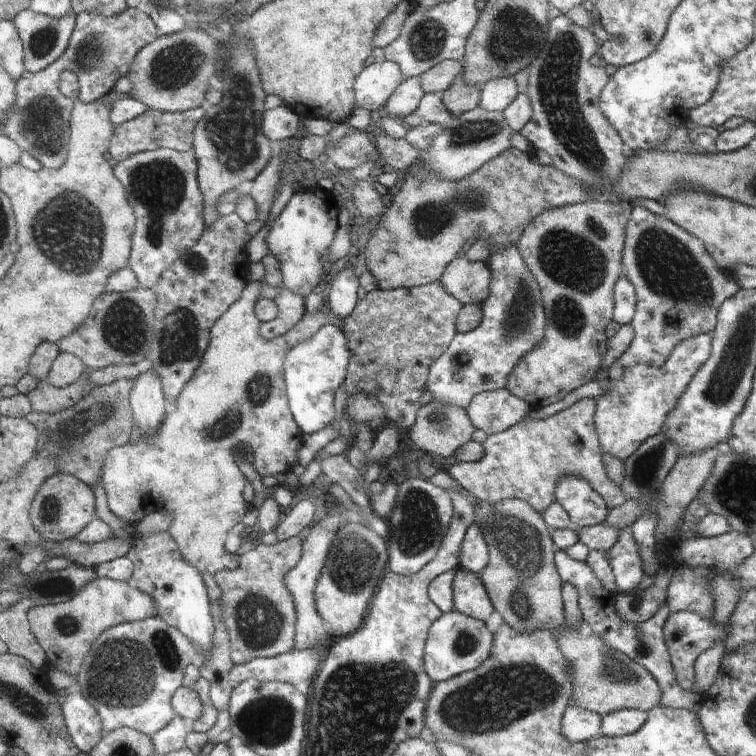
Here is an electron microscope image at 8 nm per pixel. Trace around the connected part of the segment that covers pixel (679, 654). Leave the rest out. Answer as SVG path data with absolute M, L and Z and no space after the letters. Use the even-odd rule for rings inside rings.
M681 611L672 613L663 628L663 640L668 646L668 652L672 668L675 669L675 676L688 691L695 688L697 682L697 663L698 660L707 653L707 651L717 642L724 641L729 636L731 630L731 618L724 626L715 624L715 619L707 620L698 616L698 614Z

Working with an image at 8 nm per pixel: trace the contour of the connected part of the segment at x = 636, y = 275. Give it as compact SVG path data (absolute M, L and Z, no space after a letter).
M640 206L630 210L622 264L624 275L638 296L635 317L630 324L636 336L619 358L623 367L636 364L663 366L671 357L677 343L701 333L711 334L715 331L720 308L740 290L734 278L715 266L702 241L687 234L662 215L653 214Z

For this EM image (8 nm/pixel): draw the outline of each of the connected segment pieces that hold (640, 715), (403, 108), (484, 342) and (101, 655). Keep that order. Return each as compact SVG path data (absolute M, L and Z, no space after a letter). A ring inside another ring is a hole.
M624 709L602 717L601 735L615 738L636 733L647 723L648 714L637 709Z
M411 77L404 80L397 90L392 92L382 112L401 122L417 110L424 96L420 78Z
M504 245L492 249L488 258L493 272L491 295L481 306L483 321L479 327L466 333L458 333L450 347L430 365L426 390L436 403L453 405L466 411L472 398L485 391L496 391L507 387L508 376L518 360L543 340L546 328L546 314L543 310L543 298L531 270L527 268L516 245Z
M157 616L122 623L109 627L95 641L77 673L75 688L96 710L104 731L114 731L124 727L152 737L175 719L171 697L182 687L186 669L195 665L196 661L195 648L191 642L178 629L168 625L166 621L159 620Z

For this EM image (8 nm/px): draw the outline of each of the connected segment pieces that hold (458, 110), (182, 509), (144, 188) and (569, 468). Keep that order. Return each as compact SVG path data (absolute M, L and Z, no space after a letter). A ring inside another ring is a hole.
M461 73L449 88L440 94L440 98L454 118L479 107L479 95L479 87L469 83Z
M248 282L238 301L211 328L210 343L194 376L200 384L196 384L192 390L182 390L174 410L166 412L157 431L149 436L149 441L142 440L141 436L136 444L128 442L112 449L107 453L106 466L102 469L102 487L107 494L109 510L124 522L133 523L139 523L153 511L168 512L172 520L167 534L174 540L184 562L192 564L200 574L208 572L215 576L220 571L234 571L239 566L239 559L224 550L230 530L246 514L246 504L242 500L244 476L232 458L234 446L240 442L252 448L254 468L261 476L287 474L297 464L297 451L303 441L298 422L293 420L287 404L283 380L283 361L287 351L298 342L310 339L323 325L334 325L342 330L345 324L344 318L334 316L327 306L323 306L319 312L306 313L283 336L263 340L259 334L261 321L255 316L255 303L260 298L259 282ZM252 438L274 440L274 444L272 448L264 444L264 452L260 452L260 448L252 444ZM264 456L268 456L272 464L264 464Z
M166 147L138 152L116 164L114 176L124 184L124 188L128 188L128 200L132 200L132 208L136 208L135 233L126 267L135 273L140 288L154 288L163 272L179 259L184 250L195 246L204 233L206 206L198 182L198 169L198 158L192 150L176 151Z
M584 398L572 404L567 410L562 410L546 420L525 419L507 431L490 434L484 442L483 458L476 462L454 462L450 466L448 474L456 481L456 484L470 492L472 497L490 505L499 504L505 499L519 499L526 502L535 509L536 512L543 514L548 506L555 502L555 491L559 481L567 477L584 480L610 508L621 506L626 500L625 492L620 488L617 479L610 478L605 474L602 465L602 456L598 438L595 432L594 414L596 404L594 398Z

